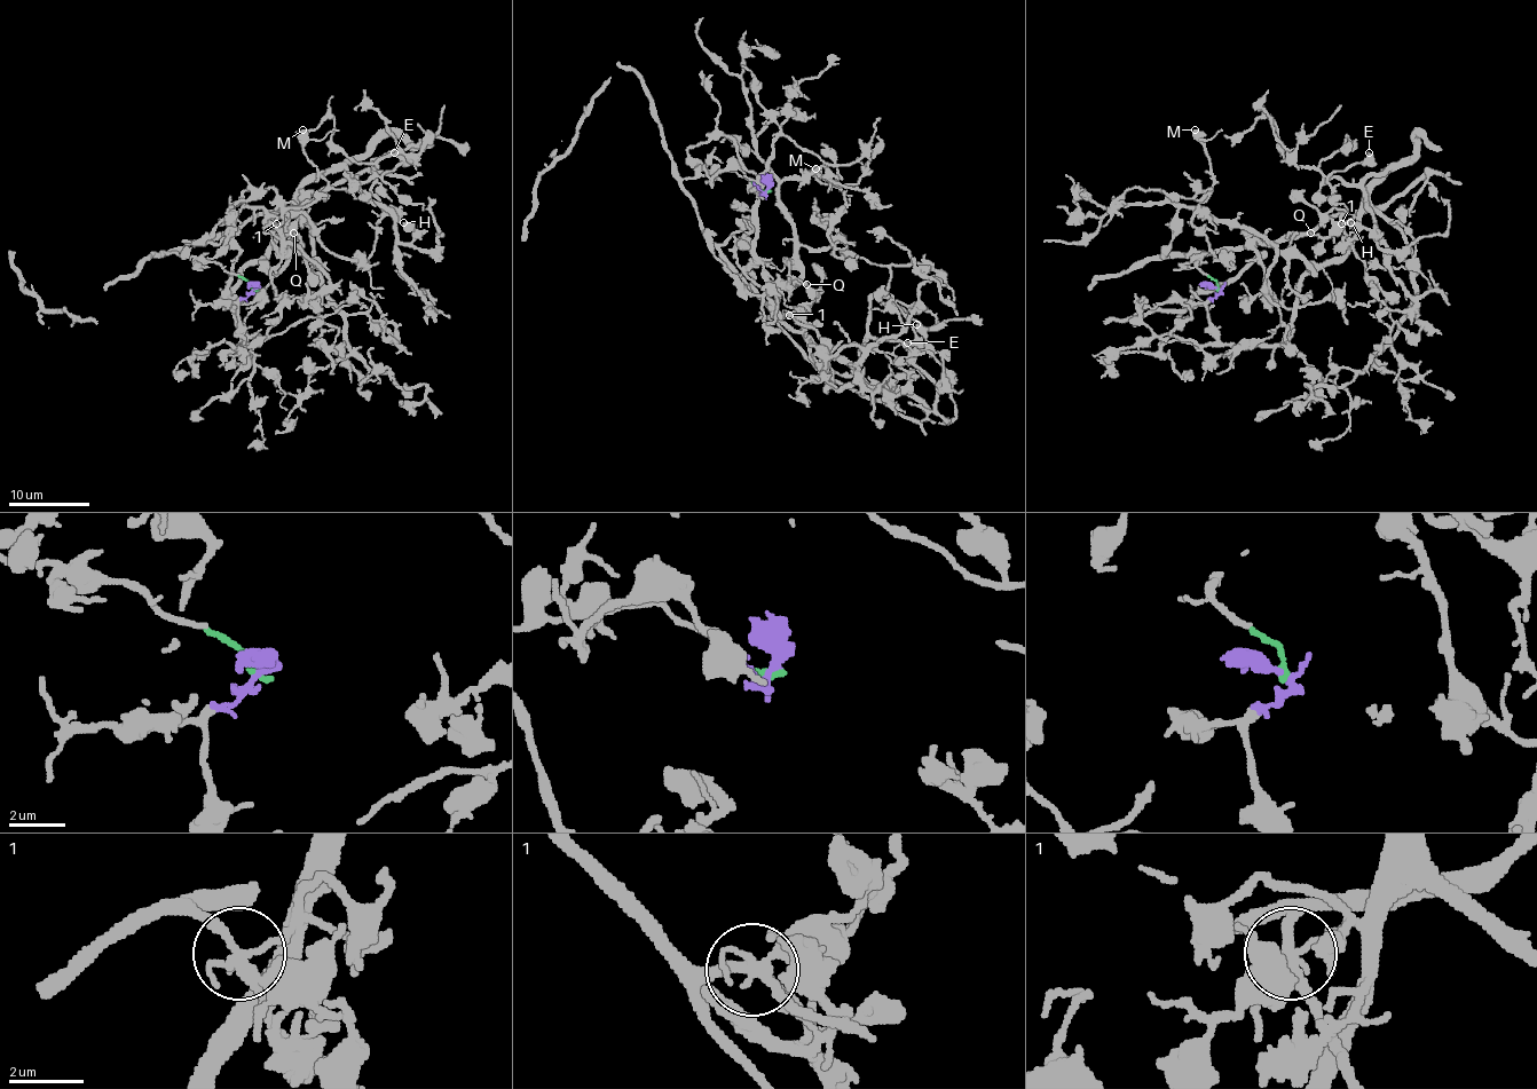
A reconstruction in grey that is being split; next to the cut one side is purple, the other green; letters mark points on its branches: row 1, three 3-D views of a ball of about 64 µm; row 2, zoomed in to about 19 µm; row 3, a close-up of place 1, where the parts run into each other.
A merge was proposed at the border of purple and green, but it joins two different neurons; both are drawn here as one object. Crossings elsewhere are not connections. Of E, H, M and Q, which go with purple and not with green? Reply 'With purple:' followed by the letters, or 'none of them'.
With purple: E, H, M

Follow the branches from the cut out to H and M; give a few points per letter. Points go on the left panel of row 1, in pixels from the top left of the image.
H: (252, 287), (238, 305), (244, 347), (233, 287), (291, 200), (330, 172), (343, 167), (409, 243), (403, 222)
M: (252, 287), (238, 305), (244, 347), (238, 274), (288, 259), (265, 221), (328, 184), (301, 129)

